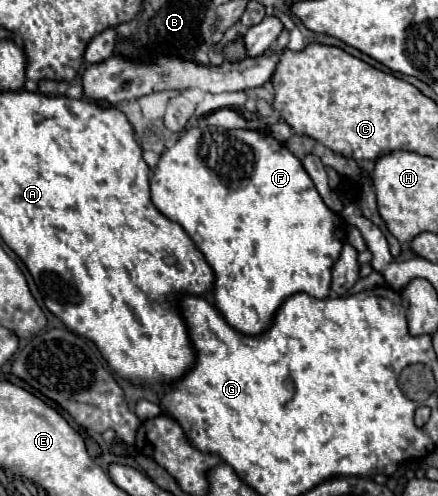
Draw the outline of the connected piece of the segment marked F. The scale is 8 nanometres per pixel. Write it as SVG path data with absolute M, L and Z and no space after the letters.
M193 127L189 129L185 135L181 135L177 139L177 143L169 149L163 151L157 167L153 169L153 177L151 177L151 201L153 205L171 221L179 223L187 235L193 239L193 243L197 245L197 249L205 255L207 263L211 265L211 269L215 271L215 285L213 285L213 297L215 297L215 307L221 311L221 315L225 317L225 321L235 327L237 331L245 333L245 335L259 335L261 331L265 331L265 327L269 327L275 311L279 309L279 305L291 297L293 293L307 293L311 297L317 299L325 299L329 295L329 287L331 287L331 267L337 259L337 255L341 253L343 241L345 241L345 223L343 219L333 213L323 199L319 197L311 177L307 175L307 171L303 169L301 161L279 141L275 141L271 135L263 135L261 131L245 131L245 129L219 129L219 127Z

